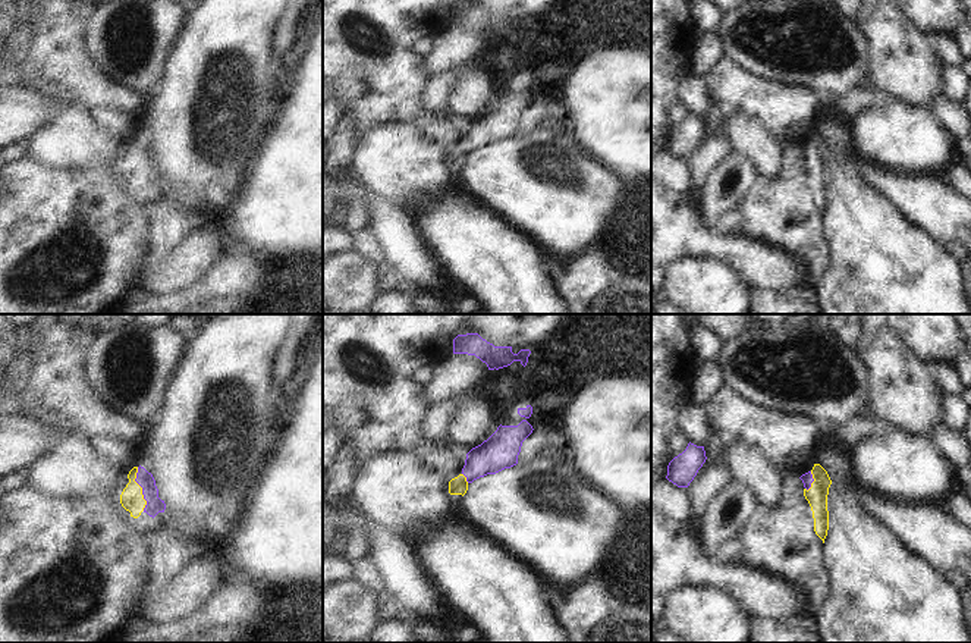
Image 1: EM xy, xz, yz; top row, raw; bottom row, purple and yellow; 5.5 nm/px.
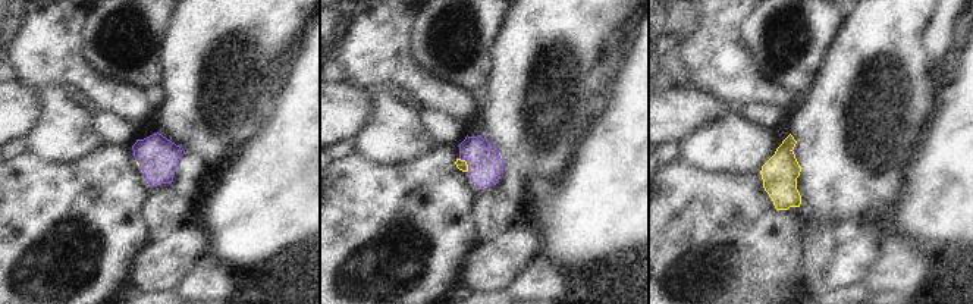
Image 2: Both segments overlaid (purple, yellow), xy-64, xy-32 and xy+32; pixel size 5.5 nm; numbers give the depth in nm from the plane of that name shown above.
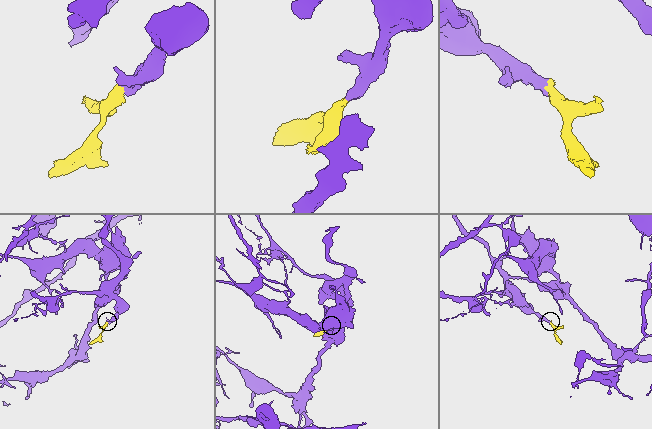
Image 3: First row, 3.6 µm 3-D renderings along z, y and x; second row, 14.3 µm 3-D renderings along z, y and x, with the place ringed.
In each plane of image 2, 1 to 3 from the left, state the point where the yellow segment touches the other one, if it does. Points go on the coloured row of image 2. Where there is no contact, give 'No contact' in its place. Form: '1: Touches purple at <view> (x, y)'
1: Touches purple at xy-64 (138, 162)
2: Touches purple at xy-32 (467, 163)
3: Touches purple at xy+32 (793, 150).

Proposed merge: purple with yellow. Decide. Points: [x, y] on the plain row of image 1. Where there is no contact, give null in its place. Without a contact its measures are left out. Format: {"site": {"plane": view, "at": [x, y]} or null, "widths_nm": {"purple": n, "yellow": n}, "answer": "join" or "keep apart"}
{"site": {"plane": "xy", "at": [143, 160]}, "widths_nm": {"purple": 90, "yellow": 130}, "answer": "join"}

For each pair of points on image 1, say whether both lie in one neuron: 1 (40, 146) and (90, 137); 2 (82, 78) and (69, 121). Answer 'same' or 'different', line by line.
1: same
2: different

